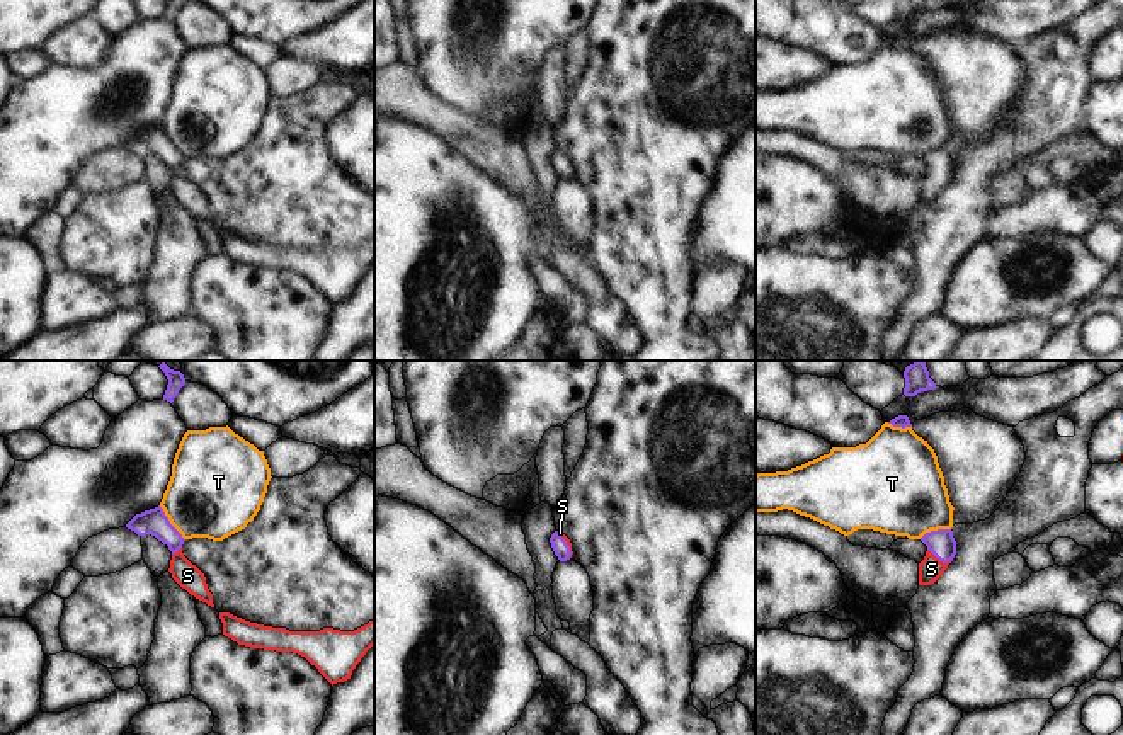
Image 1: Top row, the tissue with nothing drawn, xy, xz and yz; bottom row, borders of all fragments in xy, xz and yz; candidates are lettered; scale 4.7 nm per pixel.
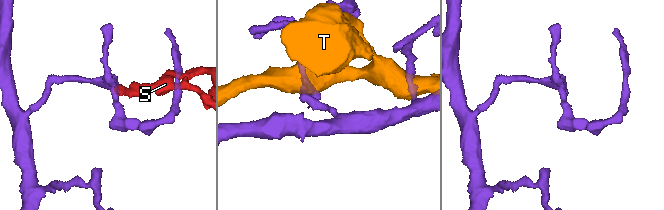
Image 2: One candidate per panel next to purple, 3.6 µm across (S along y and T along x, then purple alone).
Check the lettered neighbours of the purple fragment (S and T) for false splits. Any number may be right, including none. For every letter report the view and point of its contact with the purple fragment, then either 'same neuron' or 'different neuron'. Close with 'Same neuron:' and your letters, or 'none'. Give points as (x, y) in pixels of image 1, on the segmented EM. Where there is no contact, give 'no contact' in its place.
S: yz (940, 560) | same neuron
T: xy (169, 523) | different neuron
Same neuron: S

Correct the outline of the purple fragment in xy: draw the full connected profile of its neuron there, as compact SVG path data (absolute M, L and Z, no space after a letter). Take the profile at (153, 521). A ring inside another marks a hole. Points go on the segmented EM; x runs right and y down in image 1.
M158 505L155 509L136 514L128 524L128 529L134 531L138 536L151 534L158 541L168 546L172 551L170 568L172 578L185 589L196 599L214 607L213 594L208 589L204 573L192 565L182 553L184 538L170 524L163 509Z

